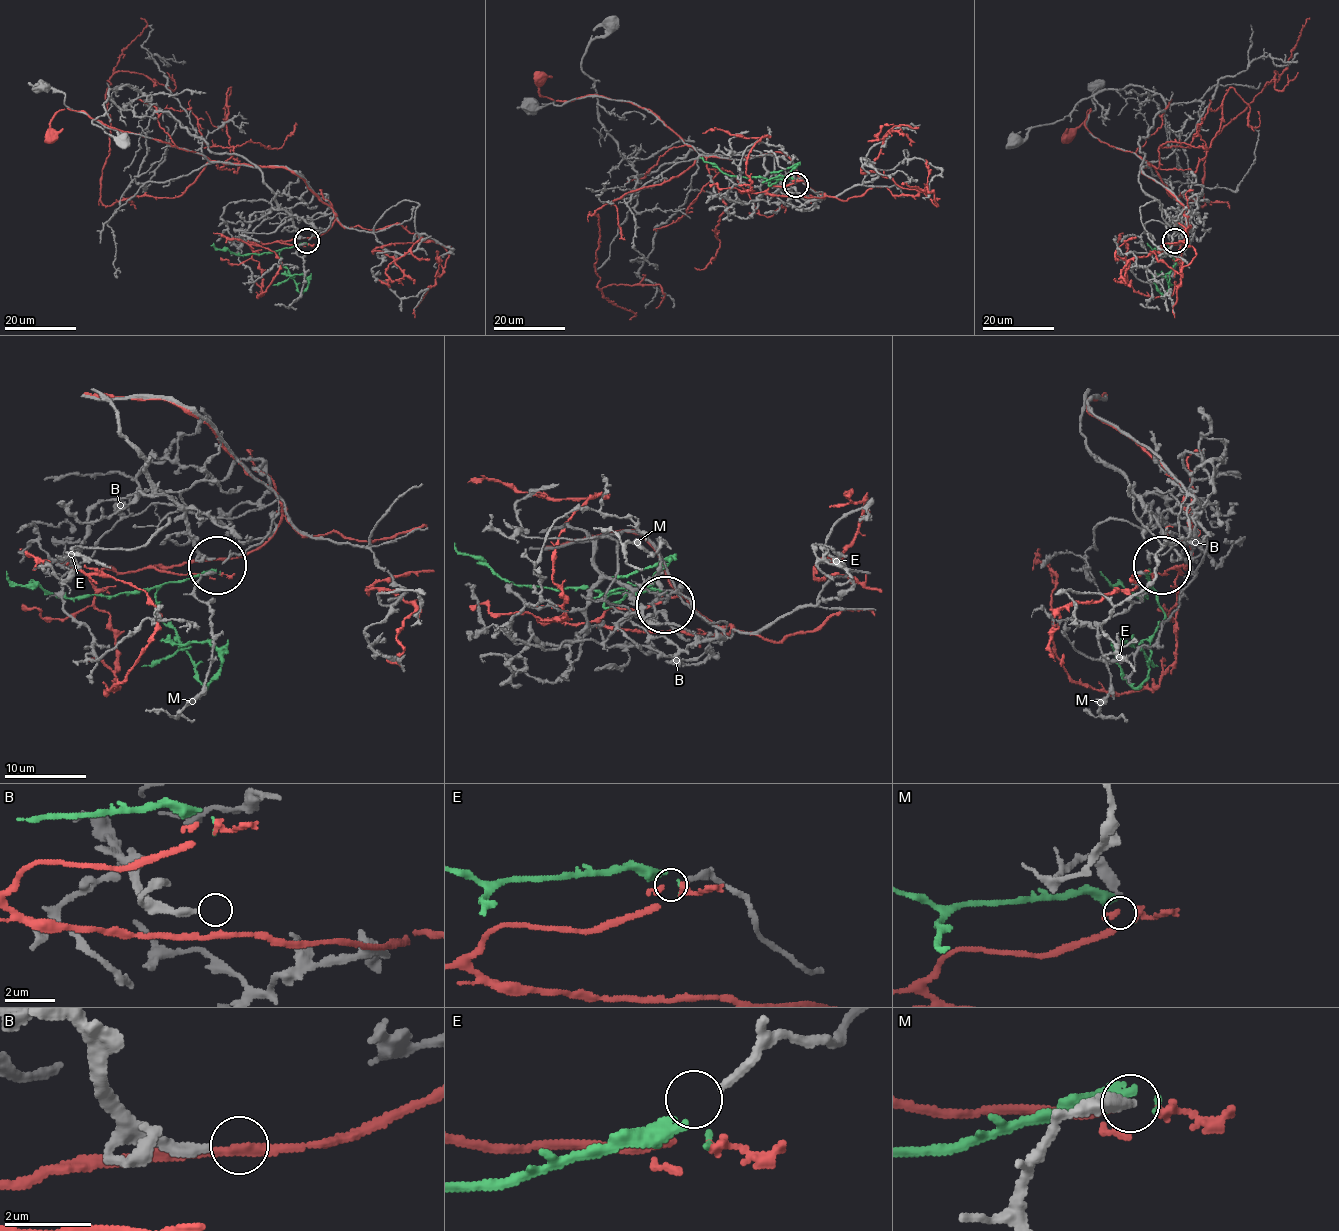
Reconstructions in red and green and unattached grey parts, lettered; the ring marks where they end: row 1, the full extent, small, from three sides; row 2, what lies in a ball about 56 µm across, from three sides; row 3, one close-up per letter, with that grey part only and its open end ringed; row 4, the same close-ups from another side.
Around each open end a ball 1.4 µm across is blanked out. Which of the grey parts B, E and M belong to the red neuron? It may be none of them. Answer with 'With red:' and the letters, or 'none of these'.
With red: M

